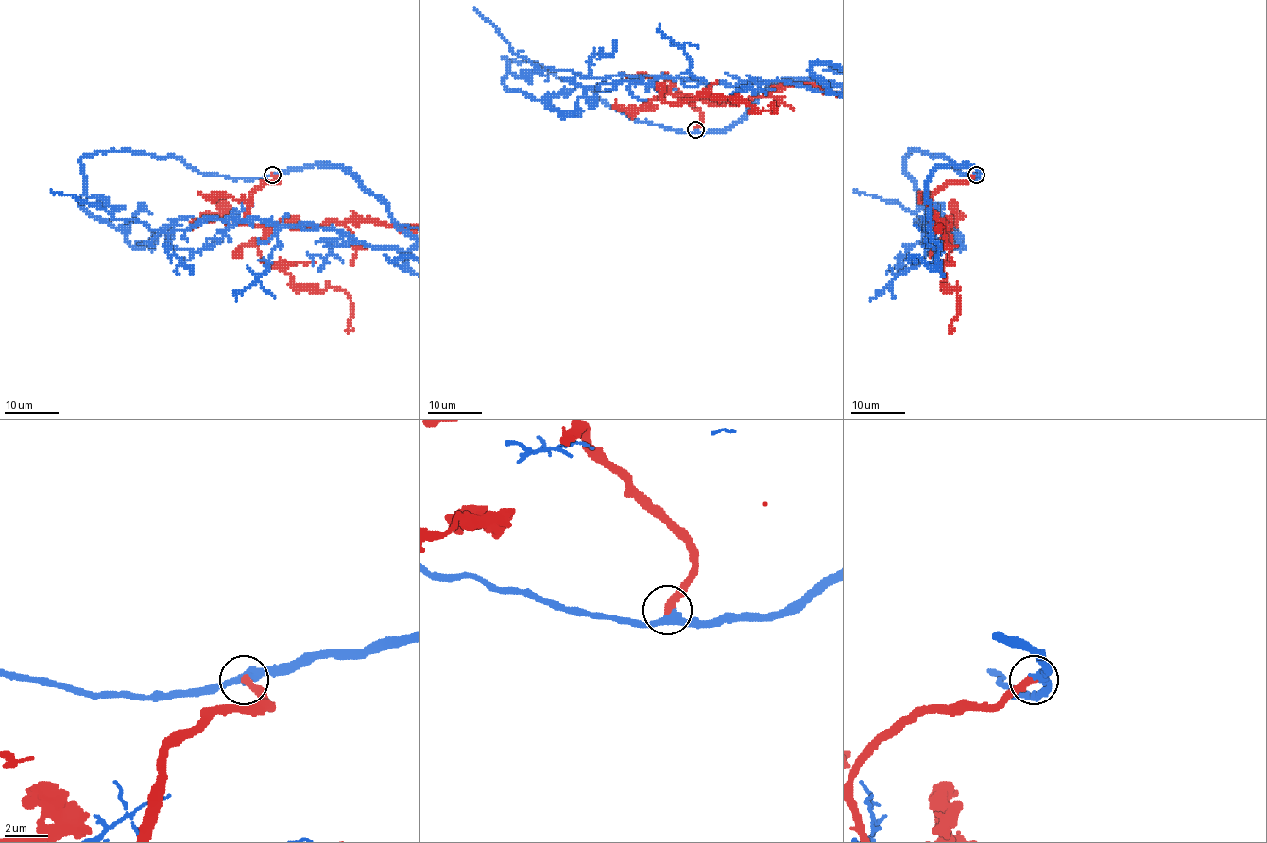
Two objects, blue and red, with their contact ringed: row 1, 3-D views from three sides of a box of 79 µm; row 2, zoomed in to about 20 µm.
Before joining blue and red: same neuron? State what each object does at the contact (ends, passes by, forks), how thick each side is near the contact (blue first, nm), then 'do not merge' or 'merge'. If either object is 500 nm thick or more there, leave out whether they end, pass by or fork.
blue passes by | red ends | 360/360 nm | merge

